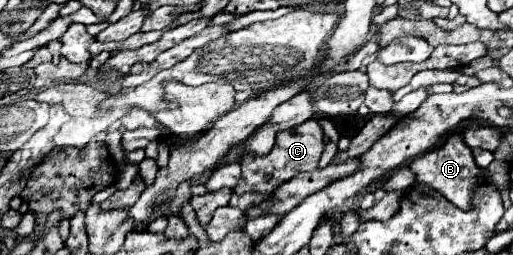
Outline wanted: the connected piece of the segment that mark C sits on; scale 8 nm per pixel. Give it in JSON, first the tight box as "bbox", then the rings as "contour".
{"bbox":[234,120,324,194],"contour":[[[306,120],[304,124],[288,130],[280,130],[276,134],[276,142],[270,154],[256,156],[256,154],[244,154],[238,162],[242,166],[242,178],[234,186],[234,194],[244,192],[258,192],[258,194],[272,194],[284,182],[290,180],[290,176],[296,176],[300,172],[310,172],[318,168],[318,160],[324,152],[324,132],[318,120]]]}

